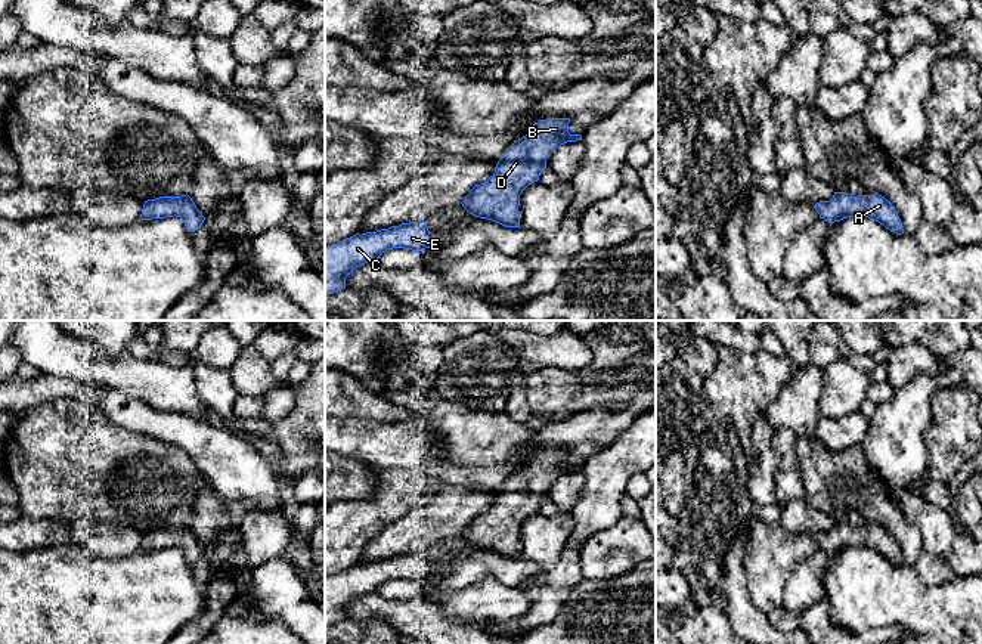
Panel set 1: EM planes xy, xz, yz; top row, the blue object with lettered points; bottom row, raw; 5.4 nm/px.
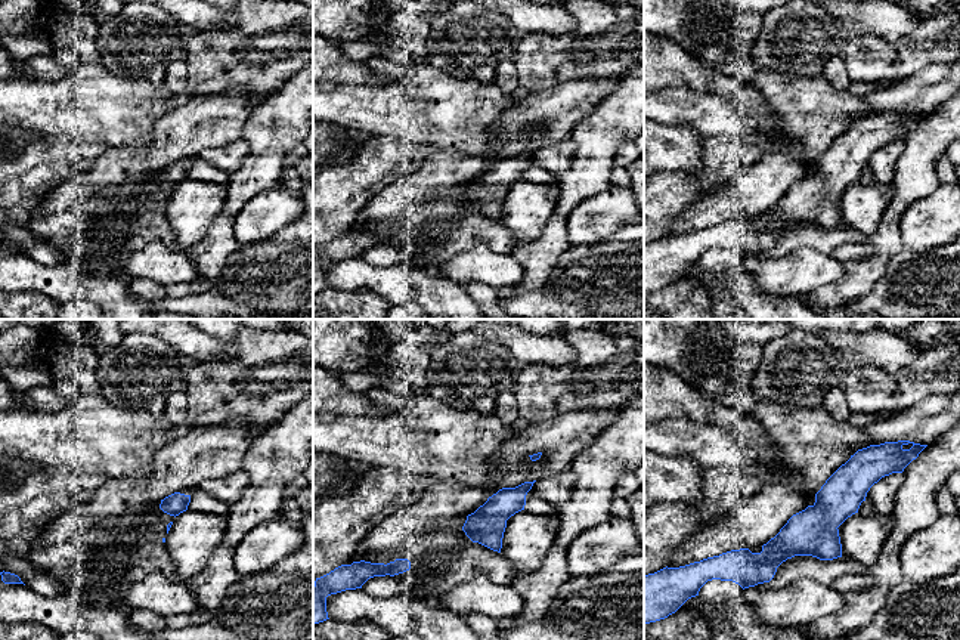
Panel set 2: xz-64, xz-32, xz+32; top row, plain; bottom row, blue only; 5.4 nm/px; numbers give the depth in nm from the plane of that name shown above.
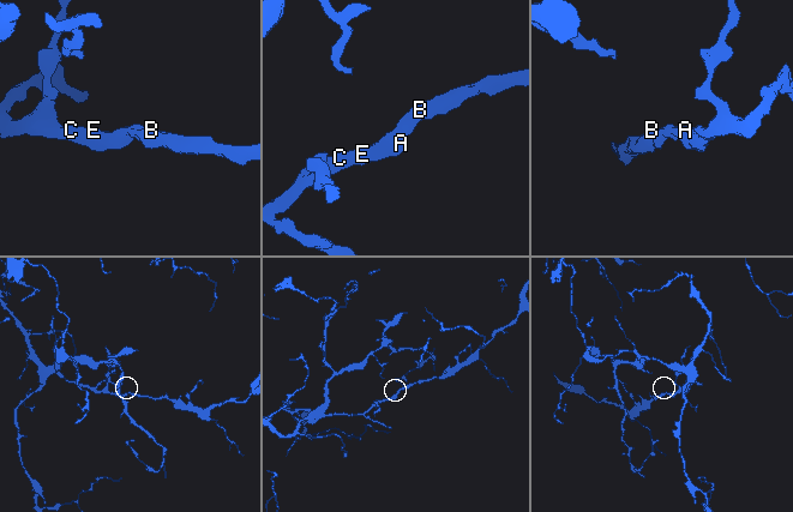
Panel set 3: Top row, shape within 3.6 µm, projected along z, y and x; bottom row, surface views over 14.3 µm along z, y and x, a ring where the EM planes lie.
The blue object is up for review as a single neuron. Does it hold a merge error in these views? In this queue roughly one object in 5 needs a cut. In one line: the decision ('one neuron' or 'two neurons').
one neuron

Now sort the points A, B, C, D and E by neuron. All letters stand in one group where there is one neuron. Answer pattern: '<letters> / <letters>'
A B C D E

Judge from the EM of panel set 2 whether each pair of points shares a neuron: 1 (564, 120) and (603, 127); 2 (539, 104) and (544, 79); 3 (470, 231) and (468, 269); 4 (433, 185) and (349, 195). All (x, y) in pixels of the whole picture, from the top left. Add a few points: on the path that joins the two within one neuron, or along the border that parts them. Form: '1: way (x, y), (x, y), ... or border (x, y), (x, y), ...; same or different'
1: border (603, 99), (576, 124), (570, 138); different
2: border (576, 82), (564, 82), (550, 89), (529, 93); different
3: border (502, 252), (479, 243), (454, 254), (439, 269); different
4: border (406, 176), (378, 189), (355, 220); different

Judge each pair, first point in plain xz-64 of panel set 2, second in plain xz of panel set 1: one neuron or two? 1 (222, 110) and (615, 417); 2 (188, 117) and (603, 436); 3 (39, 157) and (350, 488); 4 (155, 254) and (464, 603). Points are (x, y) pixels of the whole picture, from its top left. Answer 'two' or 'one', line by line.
1: one
2: one
3: two
4: one

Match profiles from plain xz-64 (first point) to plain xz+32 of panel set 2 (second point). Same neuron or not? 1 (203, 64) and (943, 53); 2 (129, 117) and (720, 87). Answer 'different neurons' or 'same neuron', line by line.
1: same neuron
2: different neurons

